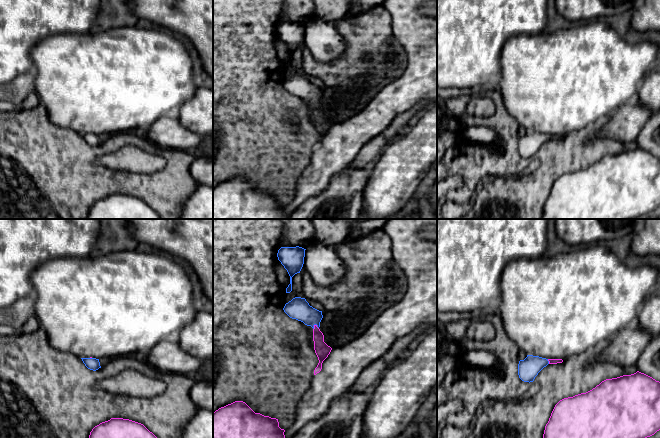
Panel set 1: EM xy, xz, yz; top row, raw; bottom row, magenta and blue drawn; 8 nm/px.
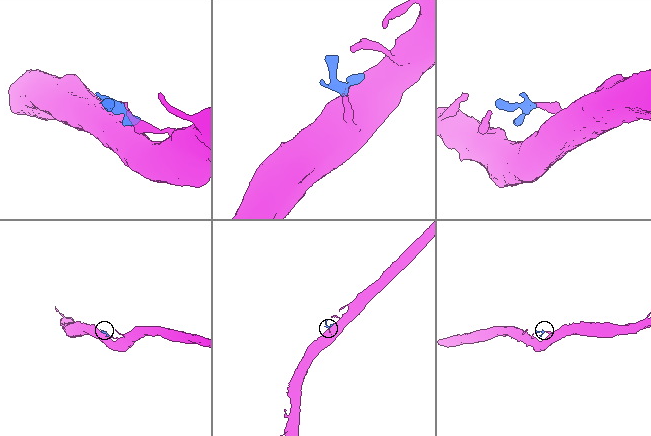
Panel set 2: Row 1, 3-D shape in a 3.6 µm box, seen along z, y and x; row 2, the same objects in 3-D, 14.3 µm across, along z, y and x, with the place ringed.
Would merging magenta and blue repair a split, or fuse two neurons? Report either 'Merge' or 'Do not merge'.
Merge

